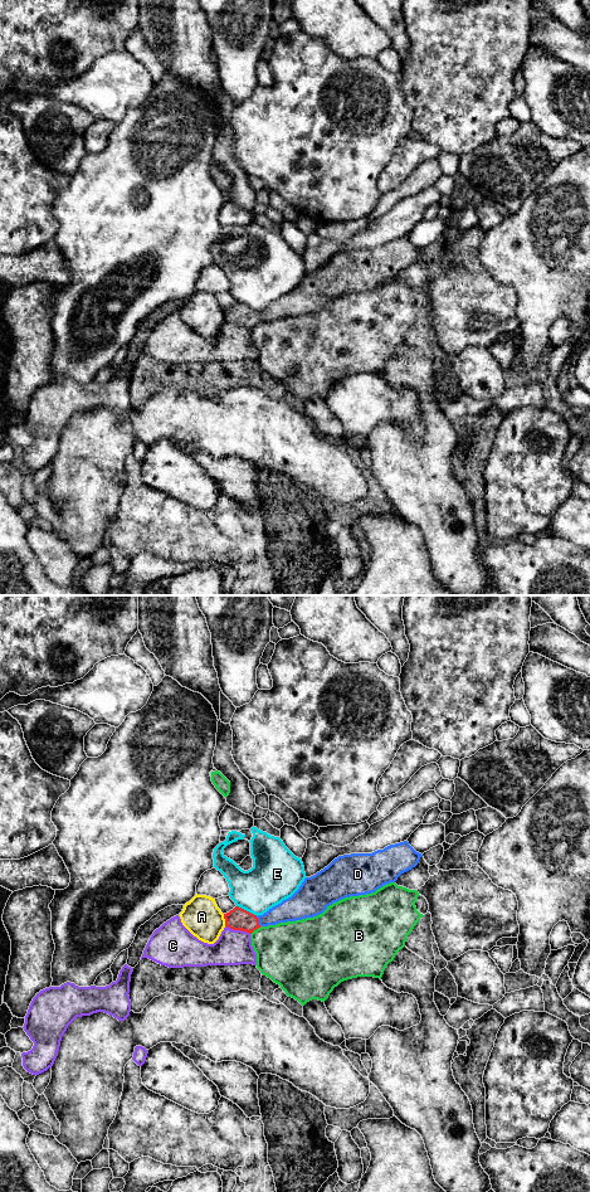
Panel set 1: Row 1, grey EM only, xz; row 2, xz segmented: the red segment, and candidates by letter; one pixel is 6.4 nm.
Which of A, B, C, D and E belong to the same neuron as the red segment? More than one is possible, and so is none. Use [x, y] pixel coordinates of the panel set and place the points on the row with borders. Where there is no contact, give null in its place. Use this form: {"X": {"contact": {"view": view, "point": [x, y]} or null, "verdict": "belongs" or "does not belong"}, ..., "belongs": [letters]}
{"A": {"contact": {"view": "xz", "point": [225, 920]}, "verdict": "does not belong"}, "B": {"contact": {"view": "xz", "point": [256, 929]}, "verdict": "does not belong"}, "C": {"contact": {"view": "xz", "point": [238, 929]}, "verdict": "does not belong"}, "D": {"contact": {"view": "xz", "point": [258, 922]}, "verdict": "belongs"}, "E": {"contact": {"view": "xz", "point": [245, 910]}, "verdict": "does not belong"}, "belongs": ["D"]}

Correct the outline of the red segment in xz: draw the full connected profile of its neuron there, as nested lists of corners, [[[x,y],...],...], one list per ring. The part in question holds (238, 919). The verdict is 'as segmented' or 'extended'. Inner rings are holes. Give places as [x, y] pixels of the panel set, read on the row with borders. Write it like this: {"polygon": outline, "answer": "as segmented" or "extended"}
{"polygon": [[[408,841],[390,845],[372,853],[351,853],[335,858],[327,867],[311,877],[306,877],[299,889],[281,904],[273,906],[263,915],[254,915],[239,906],[224,914],[225,926],[252,934],[260,926],[296,921],[322,914],[330,905],[345,897],[375,892],[386,884],[395,882],[398,877],[415,867],[421,853],[416,852]]], "answer": "extended"}

